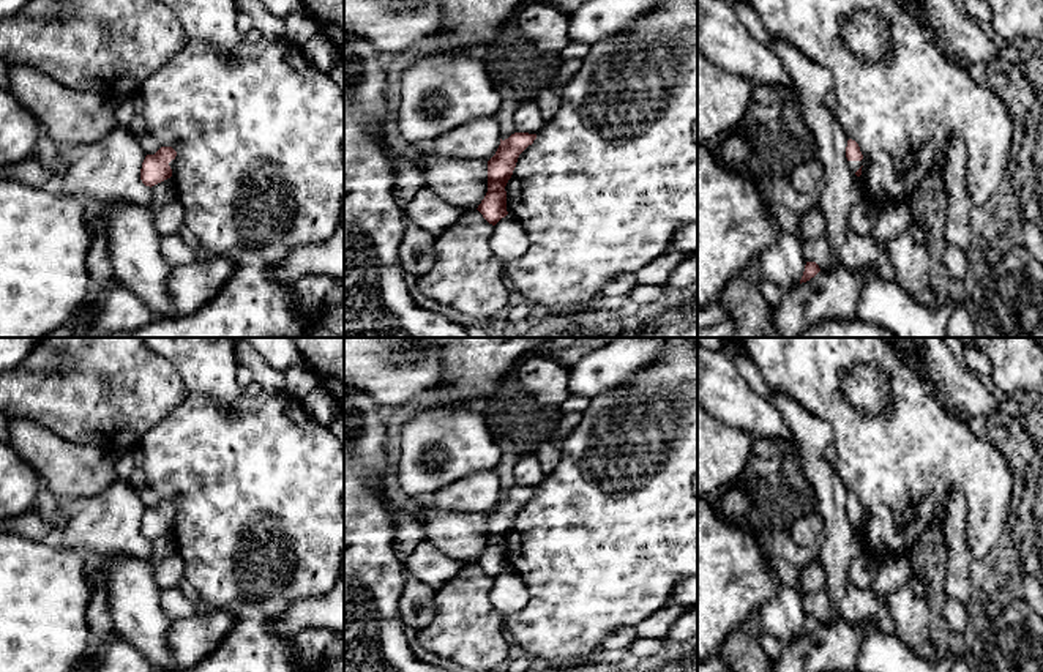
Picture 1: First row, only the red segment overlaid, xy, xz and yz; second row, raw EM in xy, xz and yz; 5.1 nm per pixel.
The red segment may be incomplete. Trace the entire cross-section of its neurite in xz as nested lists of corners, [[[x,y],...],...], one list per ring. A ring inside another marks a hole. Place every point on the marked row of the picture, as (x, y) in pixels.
[[[514,133],[502,140],[495,155],[488,161],[488,192],[478,211],[483,218],[495,226],[507,211],[507,191],[505,186],[513,175],[519,155],[533,144],[536,134]]]

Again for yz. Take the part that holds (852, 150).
[[[849,137],[847,147],[846,147],[846,158],[850,170],[860,177],[862,175],[862,167],[863,167],[863,155],[860,151],[860,147],[855,140]]]

